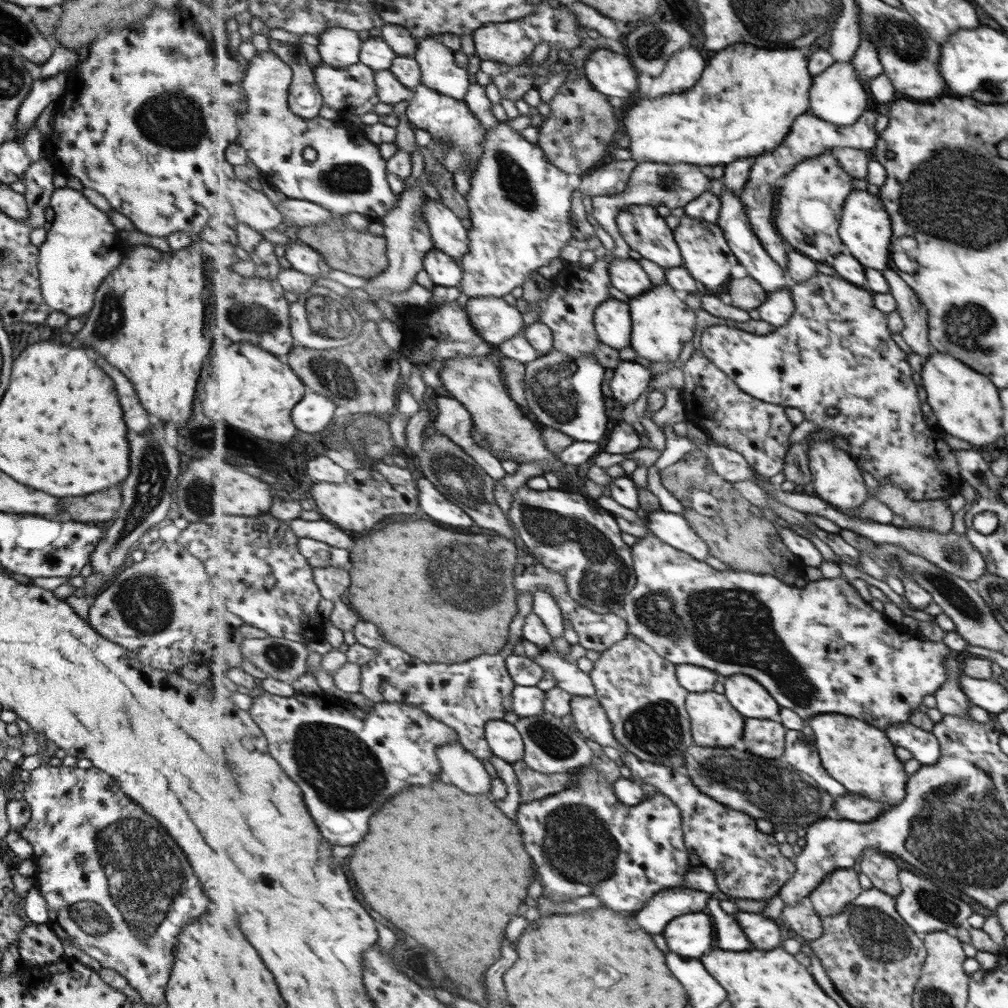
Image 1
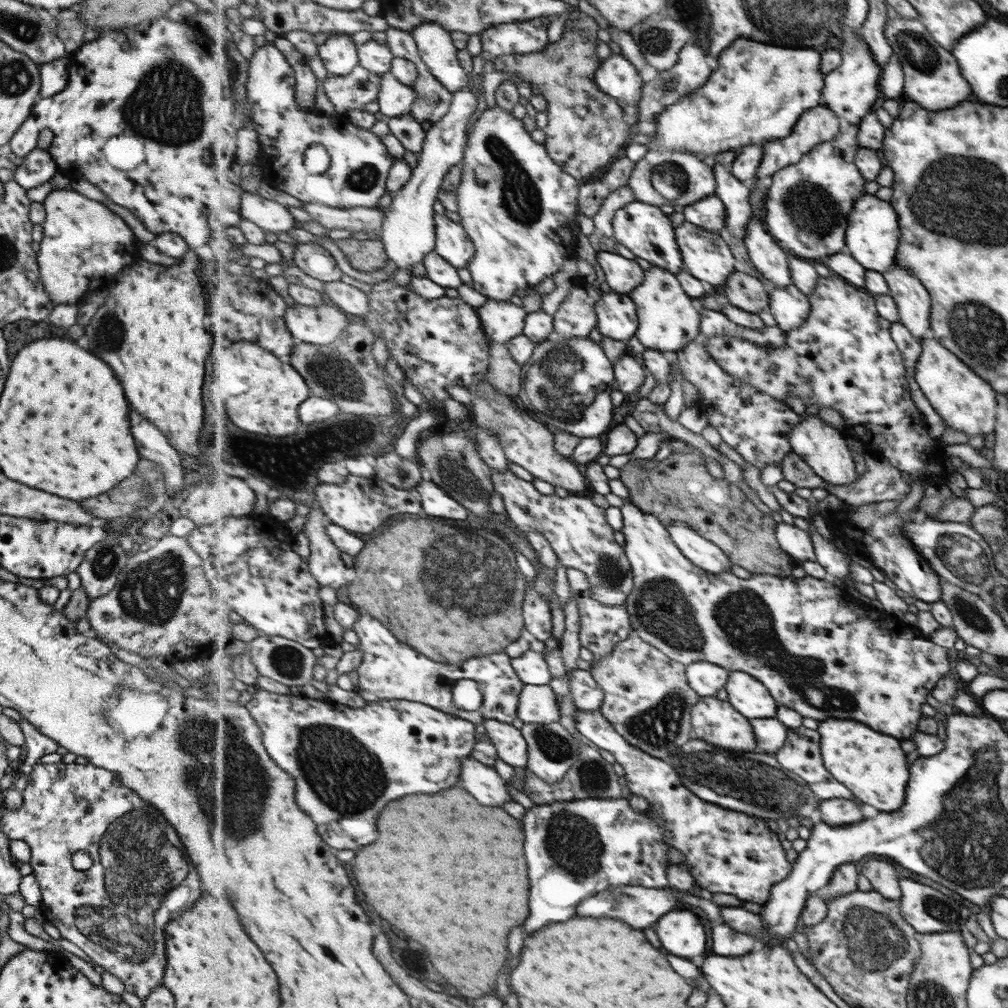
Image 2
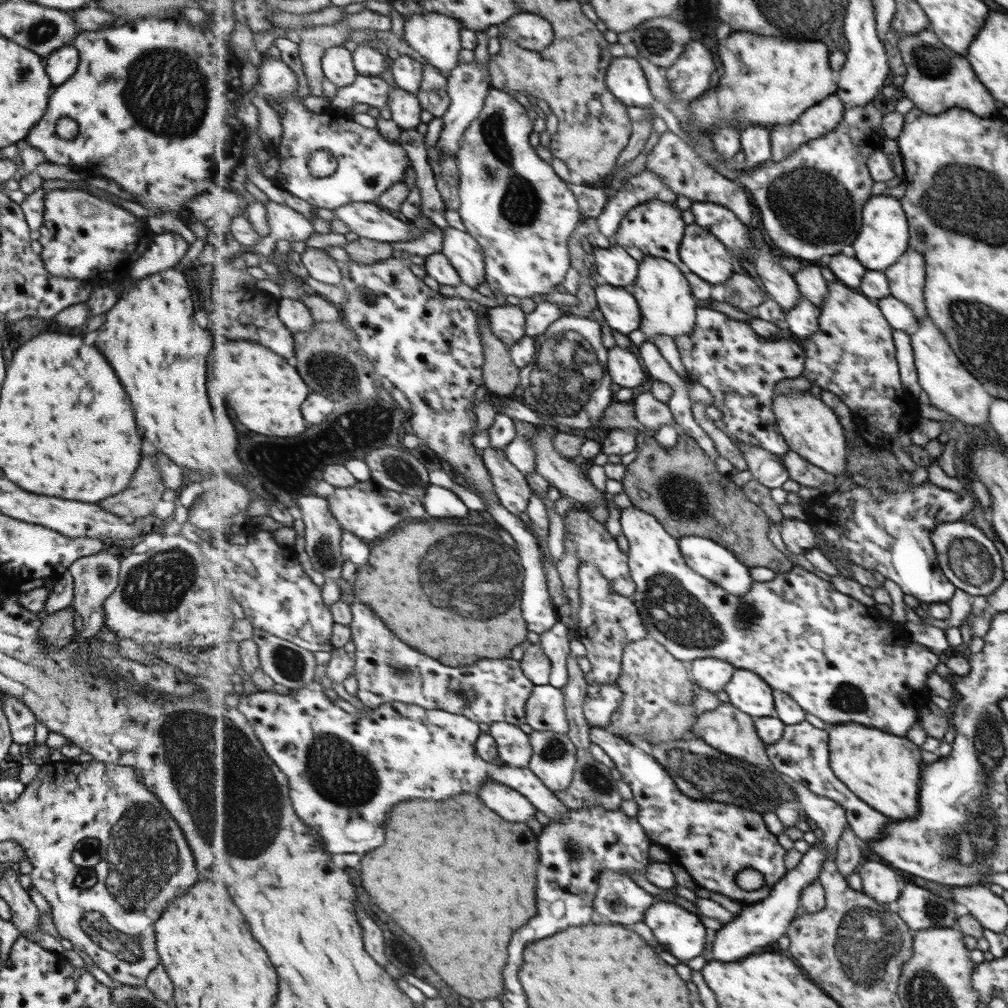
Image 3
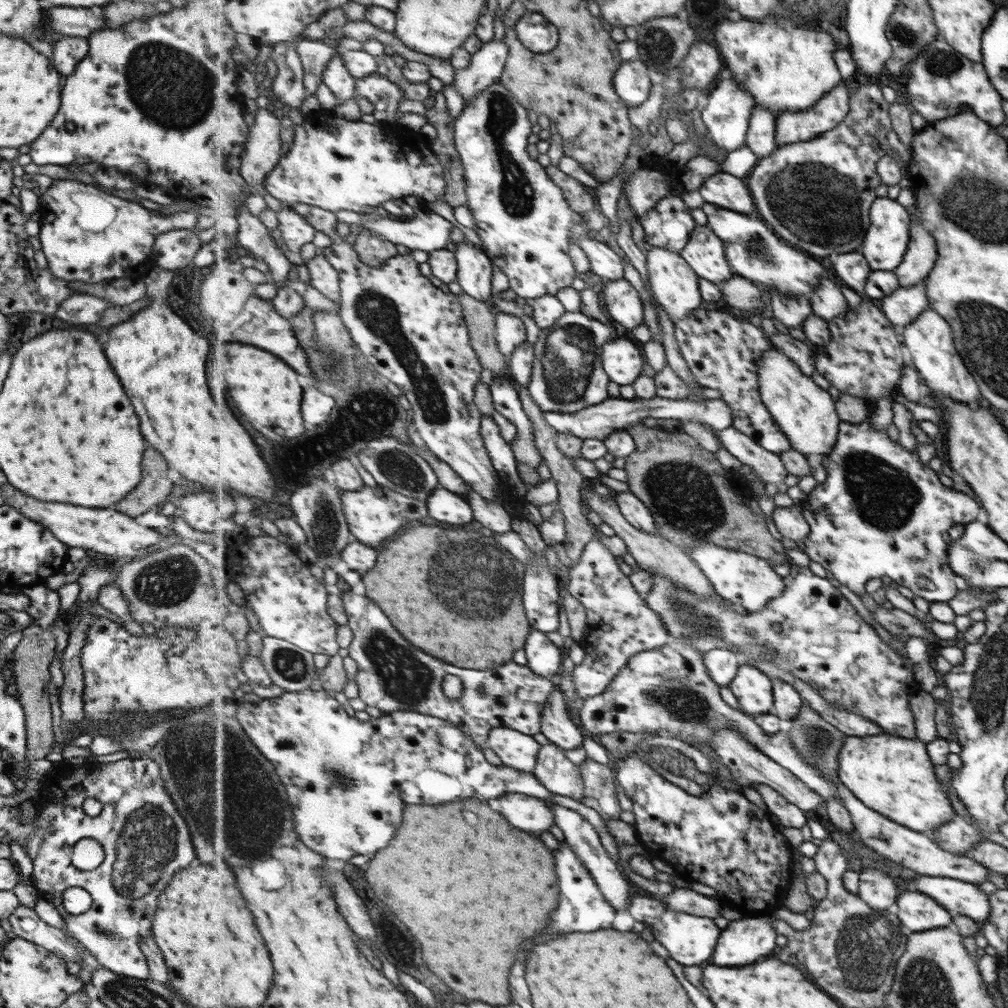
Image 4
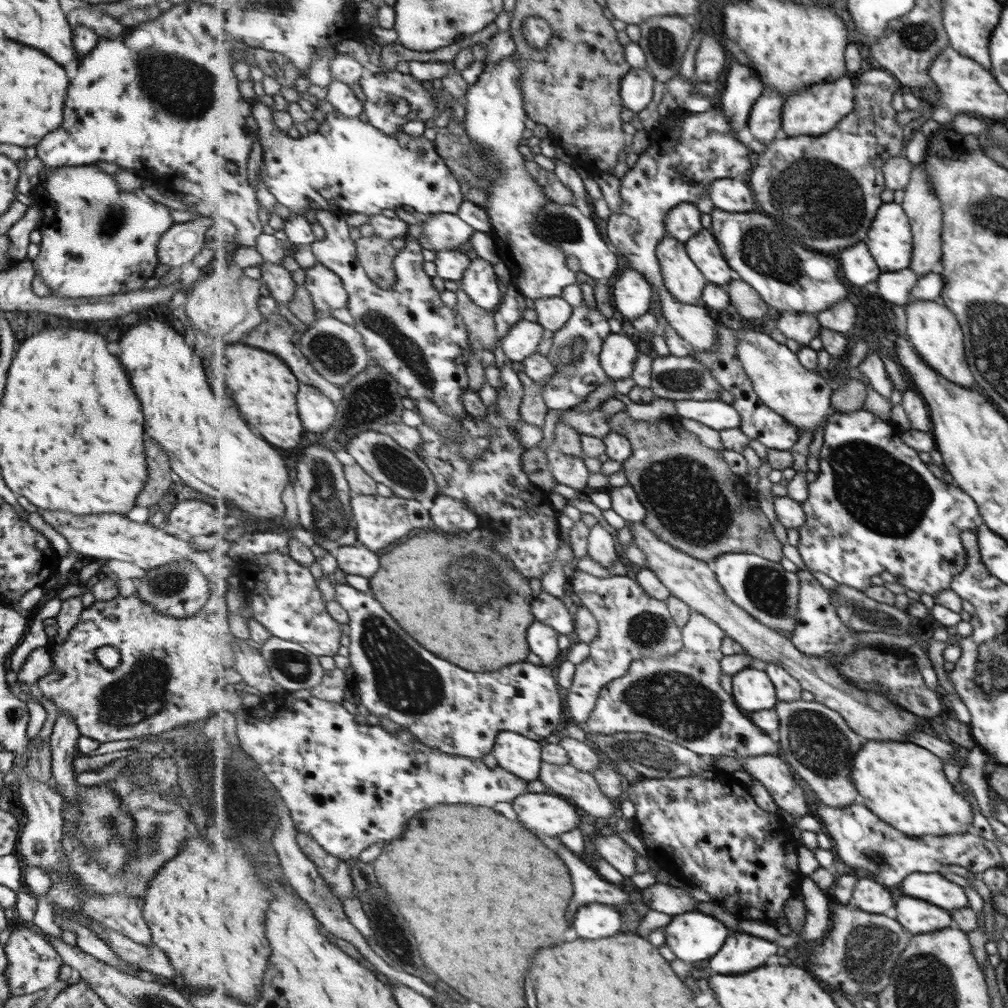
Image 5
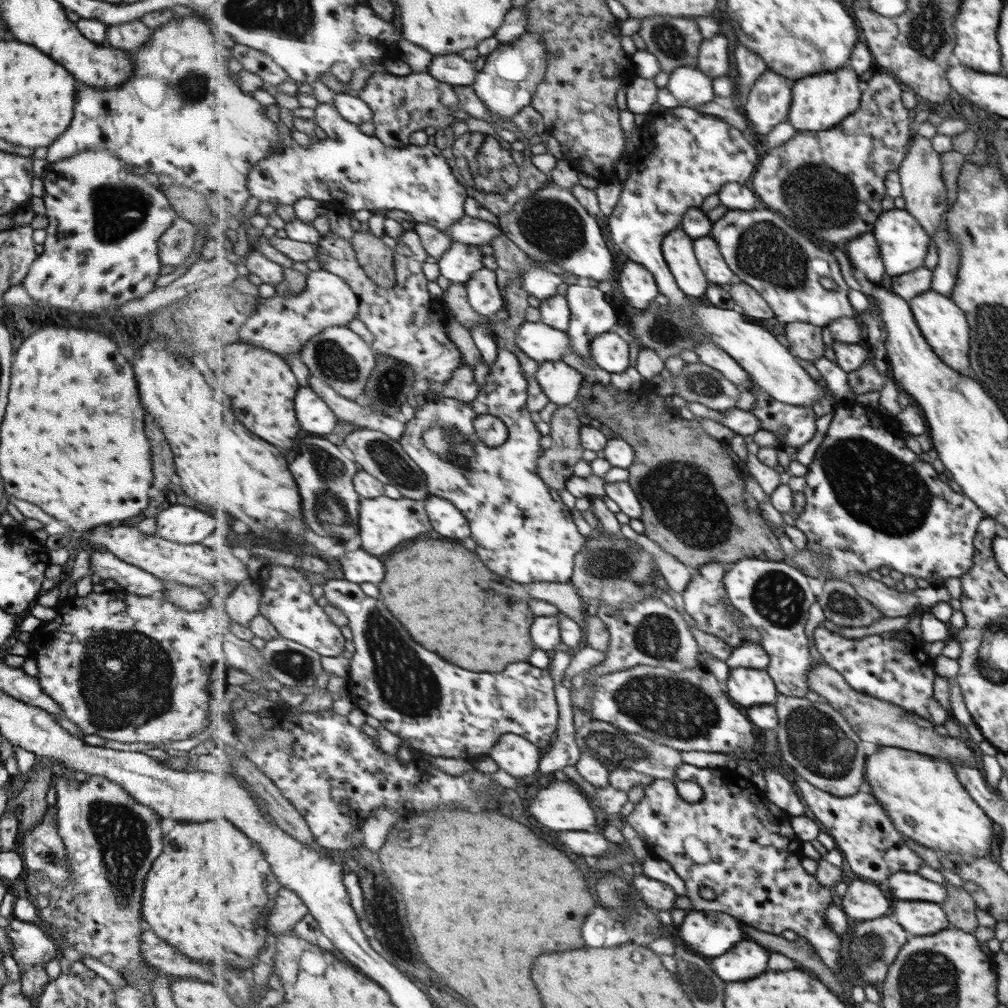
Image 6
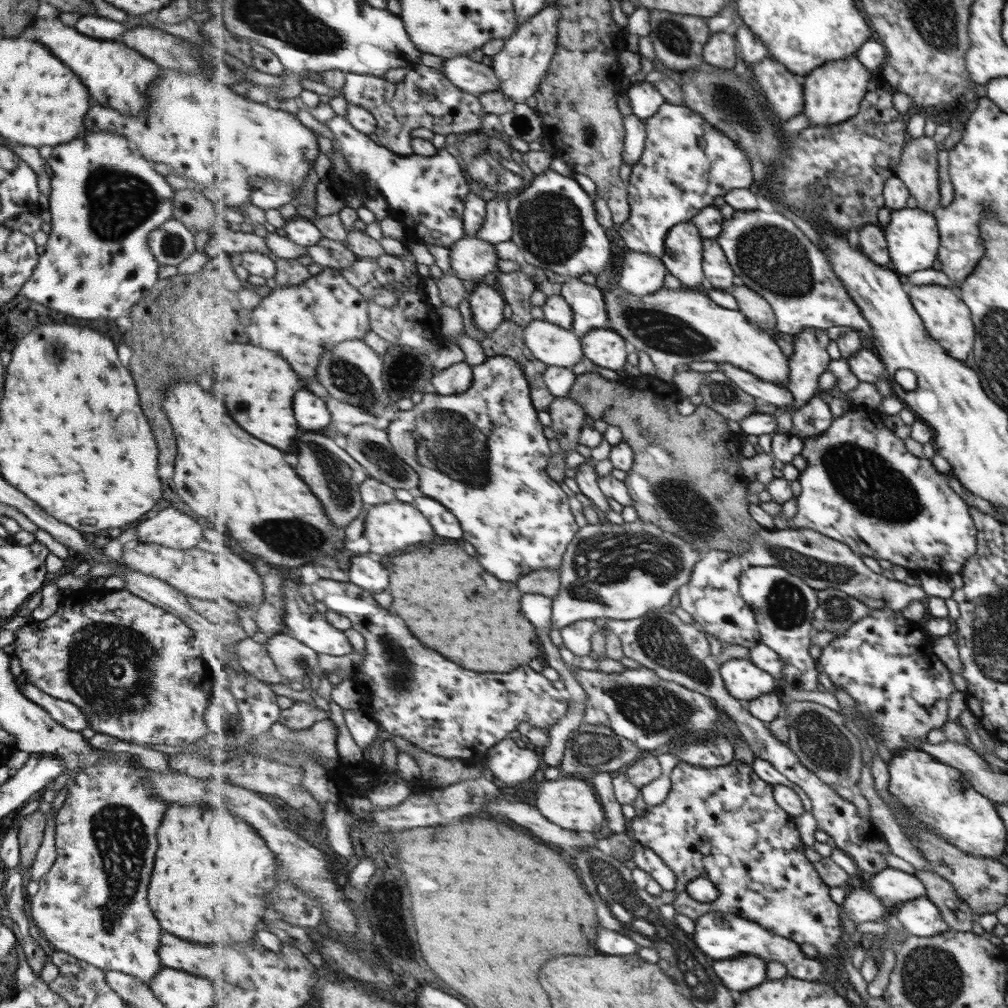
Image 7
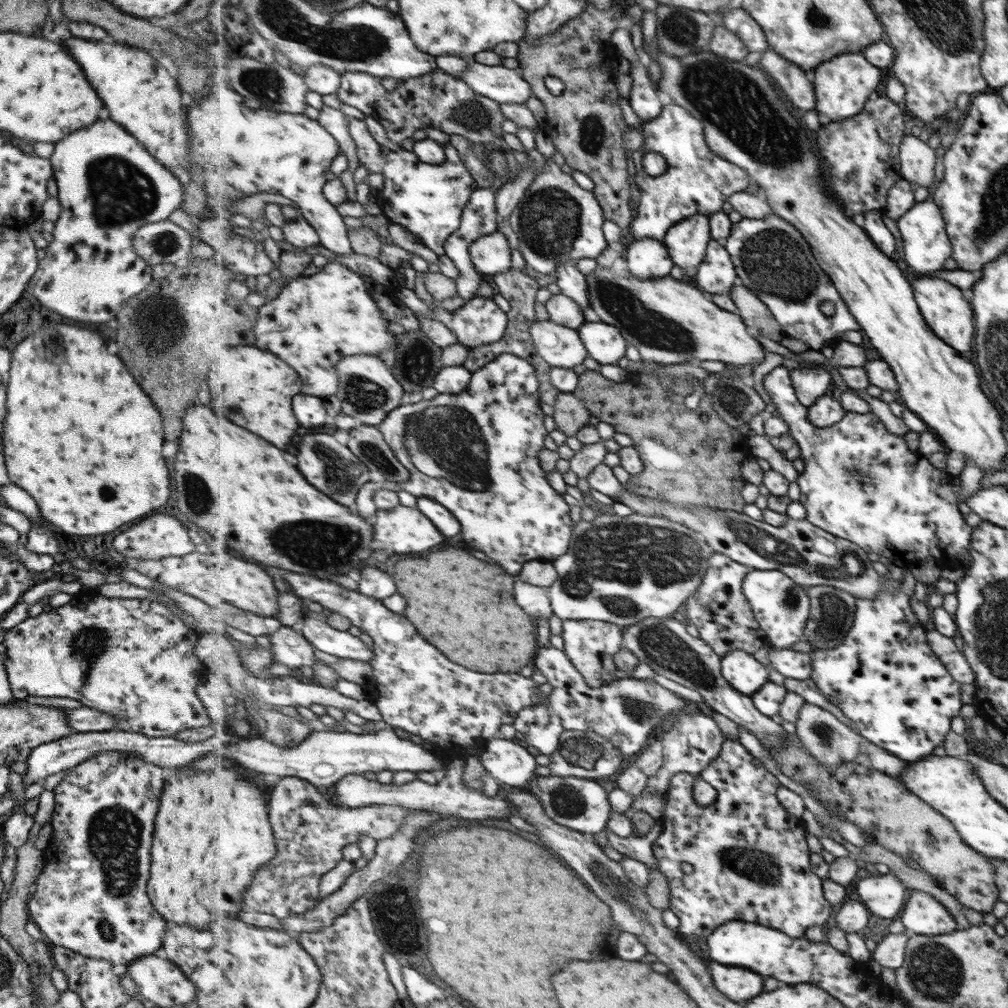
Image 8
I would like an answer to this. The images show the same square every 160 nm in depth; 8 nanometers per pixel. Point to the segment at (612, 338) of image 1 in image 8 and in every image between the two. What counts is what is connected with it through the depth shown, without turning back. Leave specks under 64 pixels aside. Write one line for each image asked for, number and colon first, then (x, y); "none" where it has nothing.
2: (618, 319)
3: (618, 306)
4: (624, 304)
5: (633, 294)
6: (639, 286)
7: (642, 274)
8: (648, 258)

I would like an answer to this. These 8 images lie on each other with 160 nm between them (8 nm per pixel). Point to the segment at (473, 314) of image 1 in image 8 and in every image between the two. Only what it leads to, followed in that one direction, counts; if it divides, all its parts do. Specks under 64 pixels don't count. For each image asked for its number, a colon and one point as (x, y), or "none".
2: (502, 320)
3: (508, 322)
4: (510, 331)
5: (522, 341)
6: (540, 341)
7: (556, 346)
8: (563, 347)

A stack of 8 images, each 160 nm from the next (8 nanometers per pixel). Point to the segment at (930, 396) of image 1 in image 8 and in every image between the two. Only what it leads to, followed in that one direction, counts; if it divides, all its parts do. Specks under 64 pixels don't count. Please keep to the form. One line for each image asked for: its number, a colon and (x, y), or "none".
2: (963, 401)
3: (945, 384)
4: (929, 341)
5: (933, 331)
6: (943, 325)
7: (946, 318)
8: (946, 310)

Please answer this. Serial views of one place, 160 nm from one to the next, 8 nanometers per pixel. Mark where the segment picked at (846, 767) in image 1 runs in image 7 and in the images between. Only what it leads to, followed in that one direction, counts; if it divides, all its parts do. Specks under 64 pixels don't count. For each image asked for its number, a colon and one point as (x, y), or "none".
2: (872, 764)
3: (884, 769)
4: (893, 775)
5: (903, 783)
6: (926, 801)
7: (936, 794)

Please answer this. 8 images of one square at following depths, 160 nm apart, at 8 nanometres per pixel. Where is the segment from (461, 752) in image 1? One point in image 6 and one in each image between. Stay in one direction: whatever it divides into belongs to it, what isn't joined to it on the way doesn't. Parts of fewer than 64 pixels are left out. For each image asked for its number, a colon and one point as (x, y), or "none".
2: (482, 781)
3: (510, 803)
4: (532, 814)
5: (554, 815)
6: (561, 806)

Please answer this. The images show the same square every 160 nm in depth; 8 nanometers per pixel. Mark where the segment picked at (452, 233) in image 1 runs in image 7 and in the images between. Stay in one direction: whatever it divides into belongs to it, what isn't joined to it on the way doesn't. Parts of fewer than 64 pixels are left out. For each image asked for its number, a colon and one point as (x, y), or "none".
2: (453, 242)
3: (466, 254)
4: (475, 272)
5: (480, 282)
6: (486, 297)
7: (488, 303)

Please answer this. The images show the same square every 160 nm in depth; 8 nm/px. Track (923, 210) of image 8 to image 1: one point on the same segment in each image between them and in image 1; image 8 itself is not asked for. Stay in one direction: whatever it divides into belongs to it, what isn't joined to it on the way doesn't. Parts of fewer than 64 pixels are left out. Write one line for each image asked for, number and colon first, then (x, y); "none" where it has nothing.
1: (866, 230)
2: (874, 233)
3: (885, 236)
4: (886, 240)
5: (889, 240)
6: (902, 241)
7: (912, 241)

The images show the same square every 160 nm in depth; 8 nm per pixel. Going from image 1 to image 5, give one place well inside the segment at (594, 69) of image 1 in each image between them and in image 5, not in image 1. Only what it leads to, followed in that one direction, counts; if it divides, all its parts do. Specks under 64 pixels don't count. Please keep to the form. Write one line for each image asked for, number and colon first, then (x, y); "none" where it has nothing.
2: (617, 76)
3: (625, 78)
4: (632, 82)
5: (637, 89)

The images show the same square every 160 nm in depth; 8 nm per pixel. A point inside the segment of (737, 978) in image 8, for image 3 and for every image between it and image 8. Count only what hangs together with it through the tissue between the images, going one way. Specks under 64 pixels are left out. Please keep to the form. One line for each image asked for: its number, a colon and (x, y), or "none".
3: (760, 924)
4: (753, 936)
5: (744, 952)
6: (749, 959)
7: (741, 974)

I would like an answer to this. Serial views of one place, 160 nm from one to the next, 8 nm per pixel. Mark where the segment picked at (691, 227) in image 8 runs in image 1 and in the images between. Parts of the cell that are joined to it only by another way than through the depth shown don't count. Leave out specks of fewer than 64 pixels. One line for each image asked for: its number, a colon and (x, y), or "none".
1: (663, 322)
2: (668, 320)
3: (669, 306)
4: (677, 287)
5: (681, 275)
6: (678, 247)
7: (684, 255)

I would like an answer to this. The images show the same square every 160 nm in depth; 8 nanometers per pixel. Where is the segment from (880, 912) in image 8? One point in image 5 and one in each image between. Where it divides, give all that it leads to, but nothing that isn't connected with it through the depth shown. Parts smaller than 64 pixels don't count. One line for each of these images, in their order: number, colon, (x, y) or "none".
5: (932, 887)
6: (903, 885)
7: (890, 885)

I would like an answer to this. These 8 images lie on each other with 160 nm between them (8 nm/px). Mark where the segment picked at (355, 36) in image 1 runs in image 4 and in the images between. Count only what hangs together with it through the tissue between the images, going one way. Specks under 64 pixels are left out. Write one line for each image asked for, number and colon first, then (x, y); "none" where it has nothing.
2: (339, 54)
3: (339, 68)
4: (337, 78)

